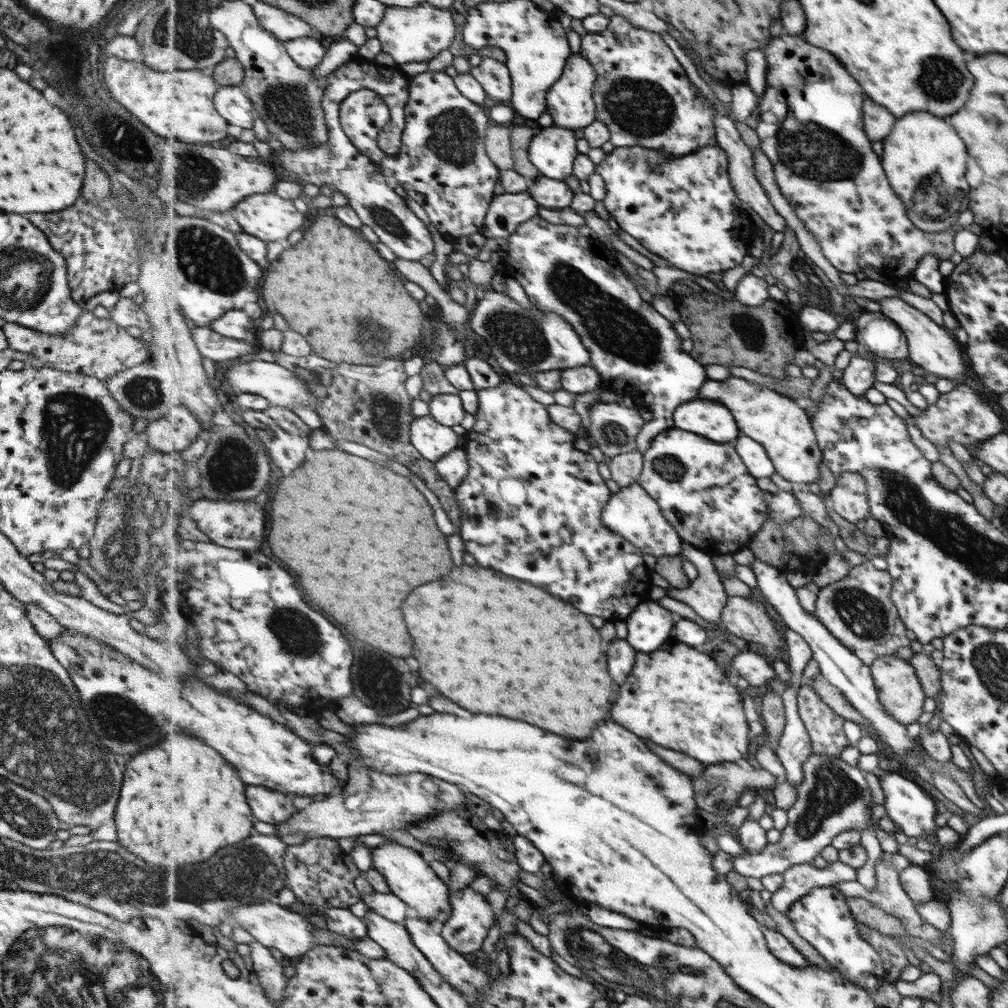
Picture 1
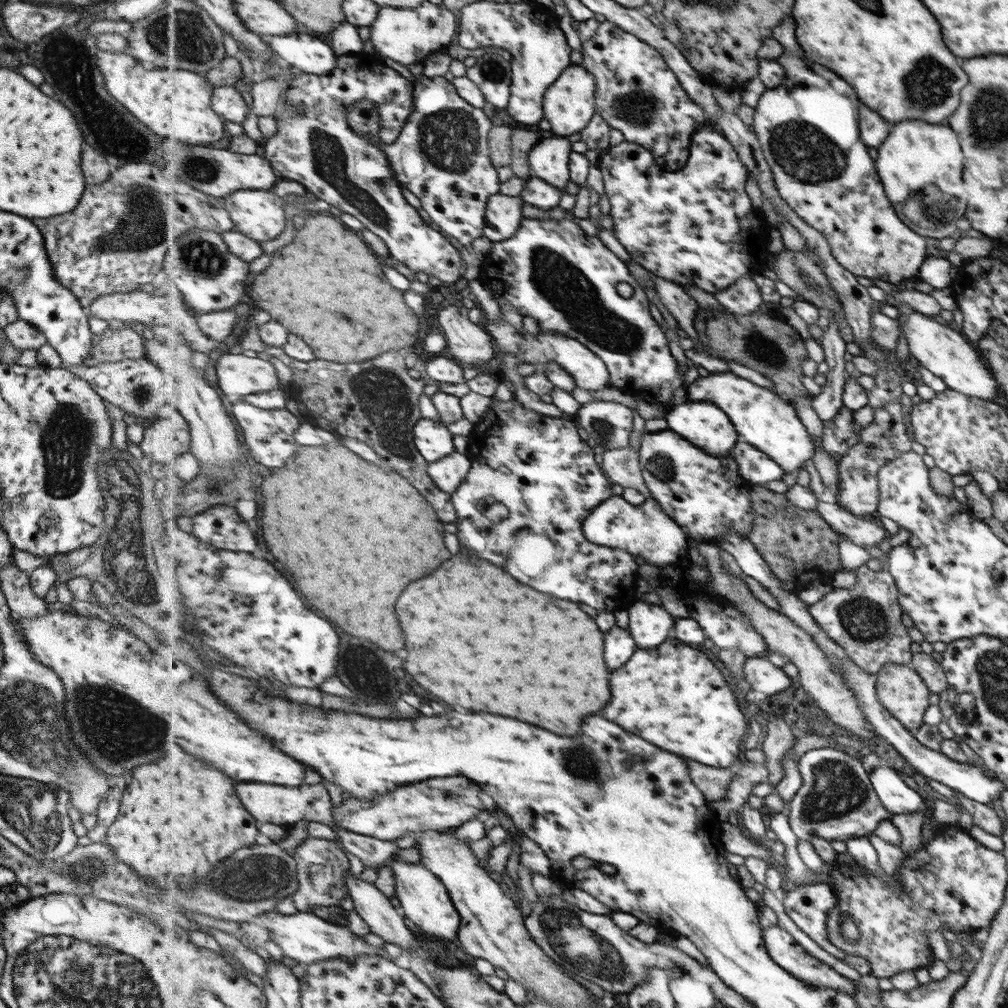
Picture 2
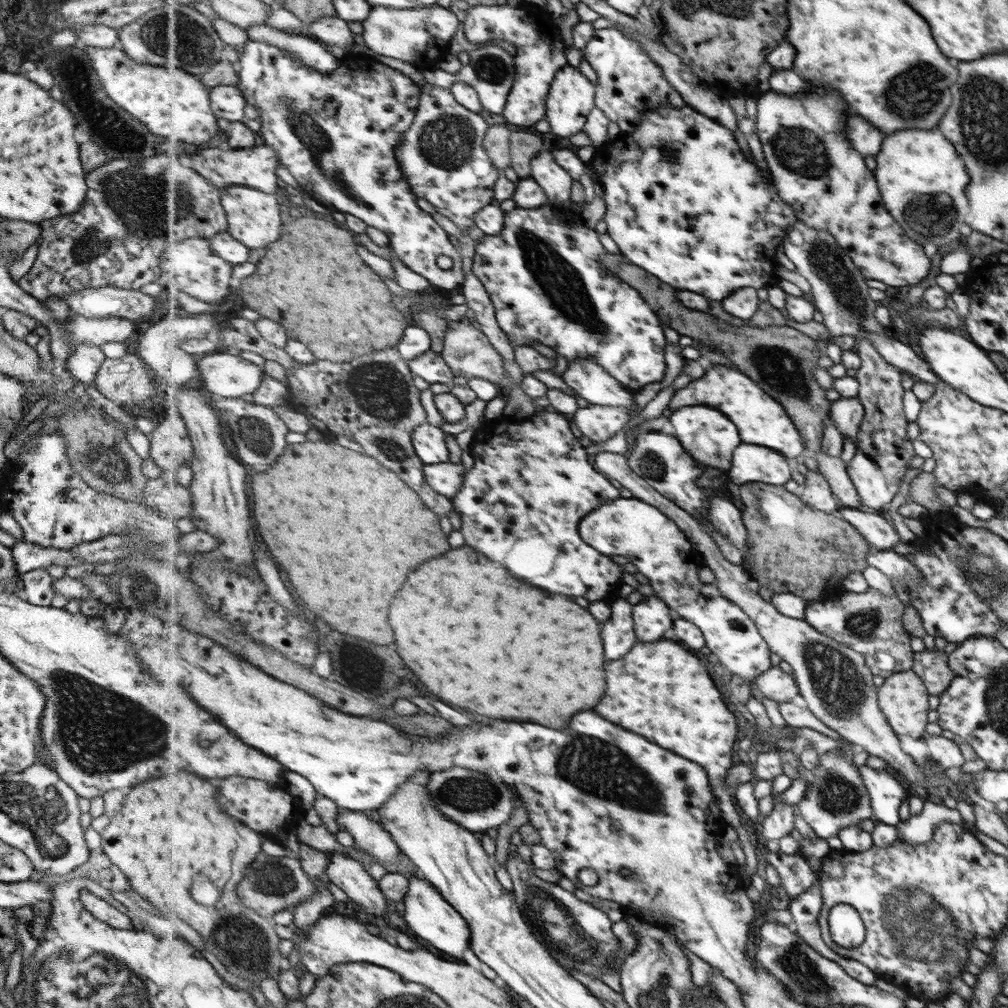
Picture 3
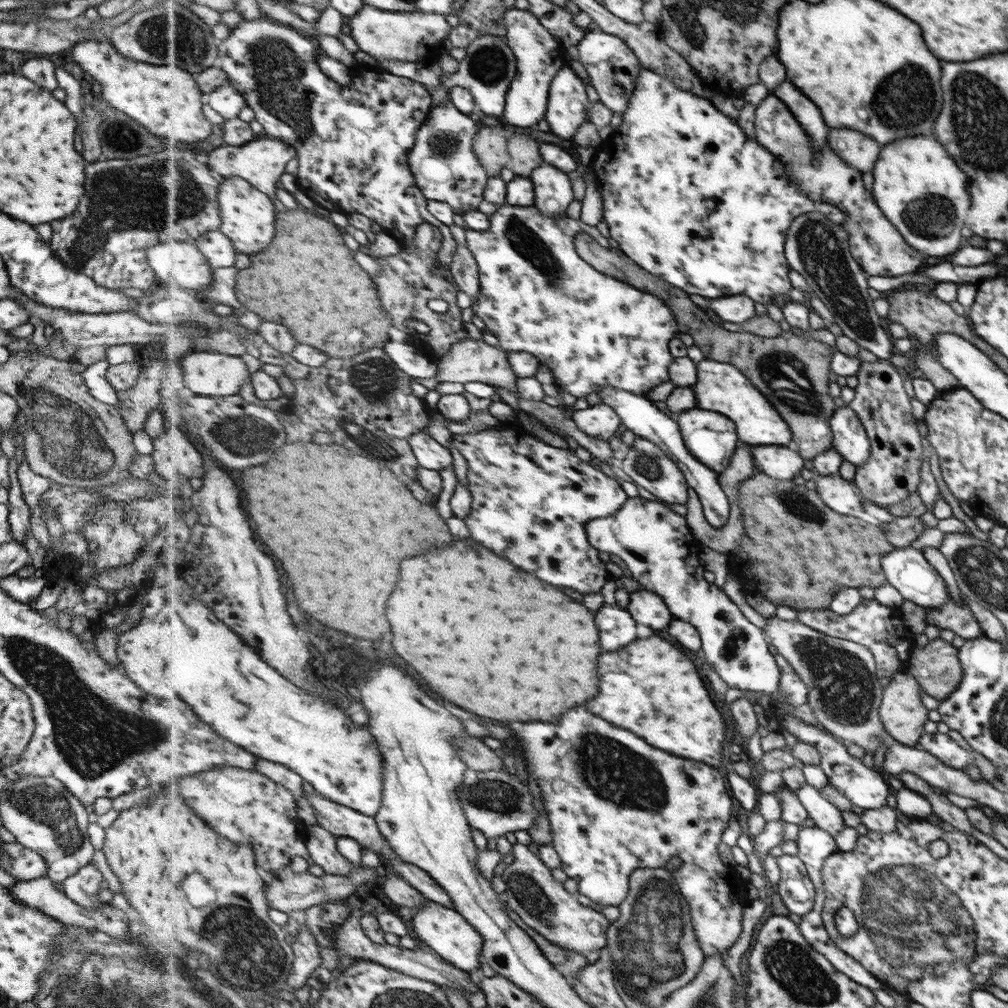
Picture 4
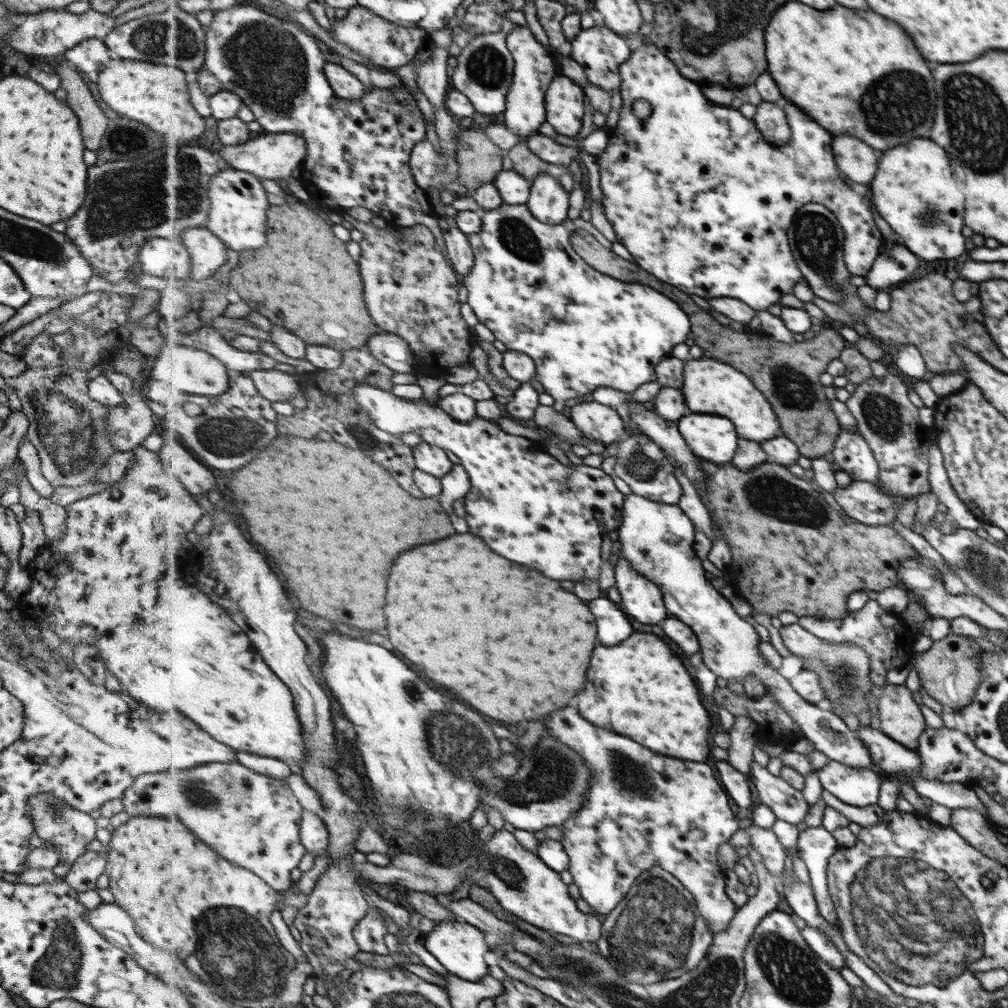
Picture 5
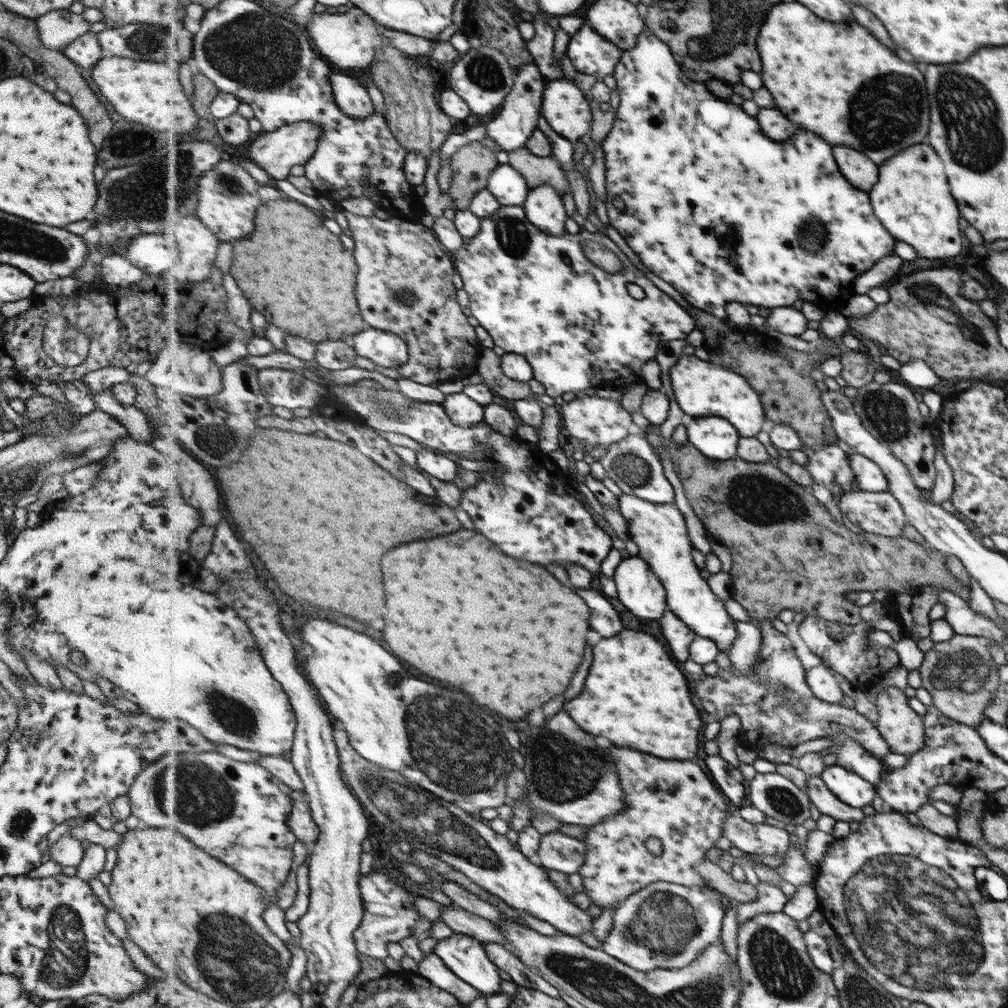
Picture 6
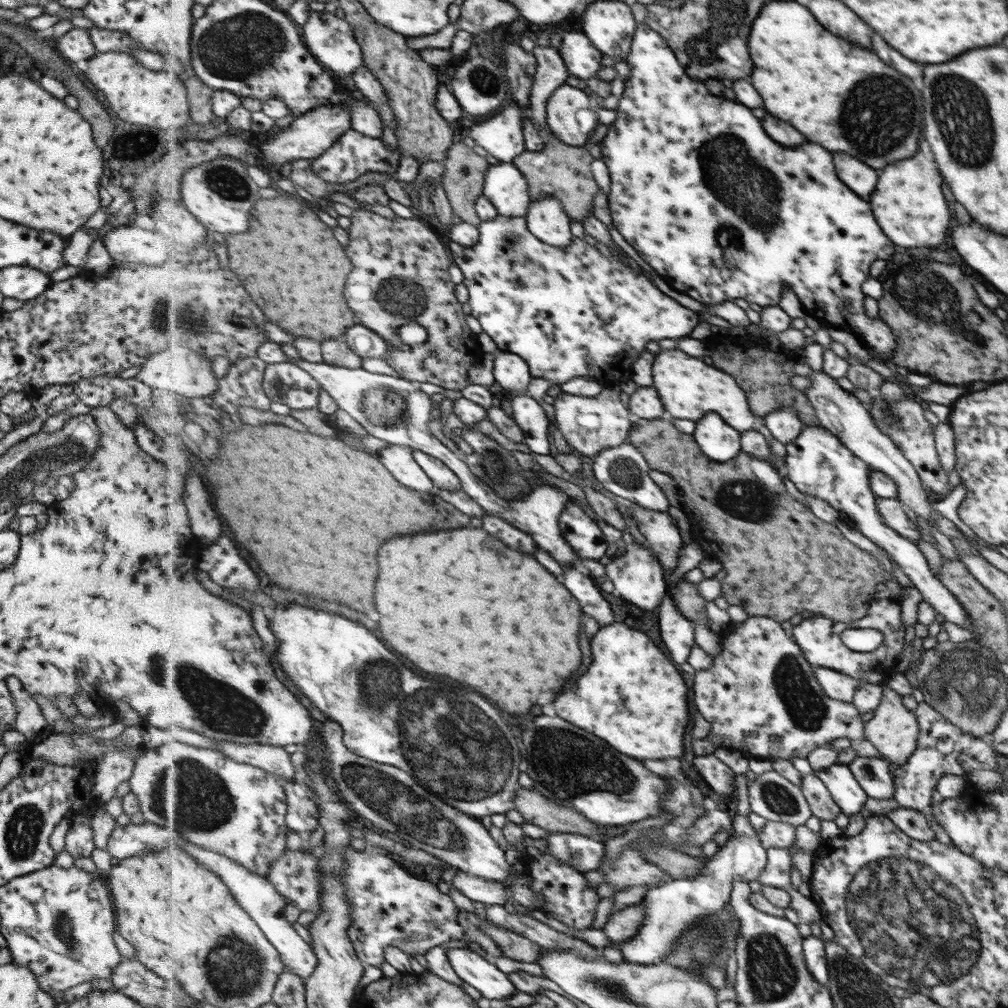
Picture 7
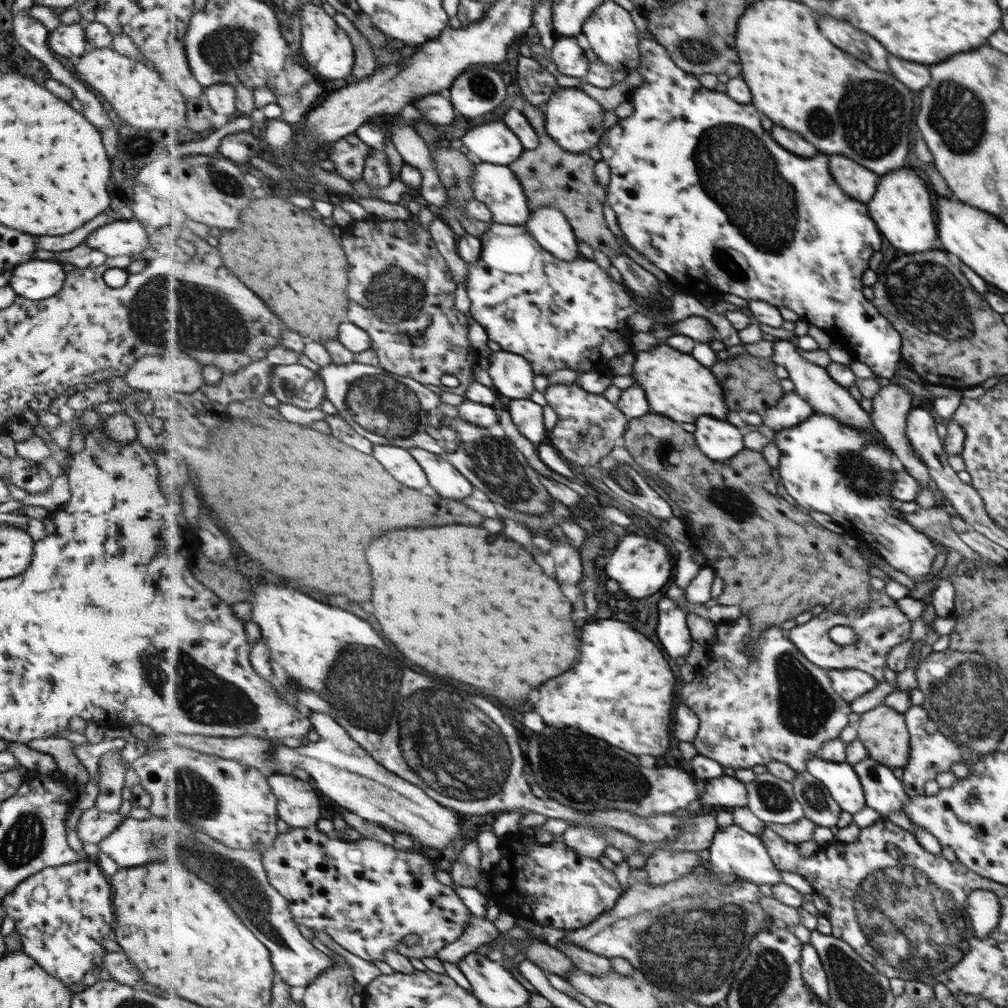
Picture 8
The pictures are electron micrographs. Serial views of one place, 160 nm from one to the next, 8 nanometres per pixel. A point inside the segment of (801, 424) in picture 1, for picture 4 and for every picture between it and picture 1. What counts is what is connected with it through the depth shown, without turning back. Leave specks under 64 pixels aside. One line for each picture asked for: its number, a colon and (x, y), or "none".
2: (764, 419)
3: (762, 420)
4: (723, 387)

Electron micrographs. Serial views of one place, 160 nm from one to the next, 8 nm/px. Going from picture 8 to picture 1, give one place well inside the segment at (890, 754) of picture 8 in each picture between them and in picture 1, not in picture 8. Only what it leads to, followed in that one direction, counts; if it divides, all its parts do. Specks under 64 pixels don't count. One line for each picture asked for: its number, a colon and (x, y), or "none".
1: (899, 692)
2: (900, 691)
3: (901, 698)
4: (902, 714)
5: (899, 717)
6: (899, 726)
7: (892, 730)

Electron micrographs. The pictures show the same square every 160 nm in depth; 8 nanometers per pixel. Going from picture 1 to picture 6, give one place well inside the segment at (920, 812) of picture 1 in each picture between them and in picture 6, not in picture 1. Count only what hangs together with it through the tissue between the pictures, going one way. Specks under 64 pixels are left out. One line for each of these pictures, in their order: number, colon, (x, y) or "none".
2: (895, 798)
3: (885, 794)
4: (866, 790)
5: (858, 787)
6: (851, 789)

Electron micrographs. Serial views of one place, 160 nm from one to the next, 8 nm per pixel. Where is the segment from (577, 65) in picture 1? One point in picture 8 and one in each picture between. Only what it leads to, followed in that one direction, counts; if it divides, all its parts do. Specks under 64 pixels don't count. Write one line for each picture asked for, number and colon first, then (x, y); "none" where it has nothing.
2: (570, 104)
3: (572, 98)
4: (567, 112)
5: (565, 101)
6: (565, 107)
7: (571, 112)
8: (574, 119)

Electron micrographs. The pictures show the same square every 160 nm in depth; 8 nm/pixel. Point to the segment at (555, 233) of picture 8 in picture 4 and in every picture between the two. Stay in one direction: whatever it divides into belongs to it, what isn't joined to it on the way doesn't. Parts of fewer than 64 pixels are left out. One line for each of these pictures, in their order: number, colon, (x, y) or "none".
4: (553, 193)
5: (549, 202)
6: (545, 208)
7: (547, 219)

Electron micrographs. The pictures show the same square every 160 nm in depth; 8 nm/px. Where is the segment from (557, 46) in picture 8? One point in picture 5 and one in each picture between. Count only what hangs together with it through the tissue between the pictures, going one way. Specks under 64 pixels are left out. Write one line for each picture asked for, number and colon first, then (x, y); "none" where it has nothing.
5: (601, 52)
6: (590, 52)
7: (583, 59)

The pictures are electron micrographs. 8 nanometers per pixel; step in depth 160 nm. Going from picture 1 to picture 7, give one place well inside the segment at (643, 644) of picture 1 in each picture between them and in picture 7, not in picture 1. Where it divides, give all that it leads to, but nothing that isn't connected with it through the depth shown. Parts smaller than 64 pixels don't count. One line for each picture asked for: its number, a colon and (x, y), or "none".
2: (650, 624)
3: (652, 619)
4: (647, 608)
5: (645, 601)
6: (640, 589)
7: (638, 574)

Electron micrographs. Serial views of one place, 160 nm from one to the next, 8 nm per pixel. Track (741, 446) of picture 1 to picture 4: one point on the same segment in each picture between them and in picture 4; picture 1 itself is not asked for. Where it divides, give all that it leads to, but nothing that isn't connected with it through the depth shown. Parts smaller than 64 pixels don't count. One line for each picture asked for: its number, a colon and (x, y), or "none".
2: (757, 467)
3: (752, 463)
4: (780, 462)

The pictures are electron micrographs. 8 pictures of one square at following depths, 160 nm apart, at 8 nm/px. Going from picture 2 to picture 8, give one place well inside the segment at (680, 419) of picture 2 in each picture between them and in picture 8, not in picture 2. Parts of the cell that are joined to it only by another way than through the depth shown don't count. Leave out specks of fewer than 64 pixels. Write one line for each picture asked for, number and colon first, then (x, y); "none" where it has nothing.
3: (708, 434)
4: (711, 437)
5: (714, 438)
6: (716, 438)
7: (717, 439)
8: (719, 439)

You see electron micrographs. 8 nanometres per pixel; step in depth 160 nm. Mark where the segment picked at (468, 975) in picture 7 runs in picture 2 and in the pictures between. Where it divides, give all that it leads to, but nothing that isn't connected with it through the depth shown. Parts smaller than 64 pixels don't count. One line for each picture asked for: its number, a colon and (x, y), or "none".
2: (424, 898)
3: (428, 913)
4: (446, 932)
5: (460, 947)
6: (466, 956)

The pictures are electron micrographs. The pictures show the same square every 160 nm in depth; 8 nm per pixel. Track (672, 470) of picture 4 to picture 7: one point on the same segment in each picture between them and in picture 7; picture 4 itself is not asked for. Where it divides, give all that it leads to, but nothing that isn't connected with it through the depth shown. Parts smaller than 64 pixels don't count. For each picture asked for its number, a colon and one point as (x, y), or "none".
5: (641, 462)
6: (633, 464)
7: (623, 470)

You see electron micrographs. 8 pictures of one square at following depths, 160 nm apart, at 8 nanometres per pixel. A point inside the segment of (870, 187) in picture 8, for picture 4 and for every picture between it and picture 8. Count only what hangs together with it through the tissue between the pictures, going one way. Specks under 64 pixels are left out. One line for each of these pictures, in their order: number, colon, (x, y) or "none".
4: (856, 149)
5: (856, 160)
6: (859, 170)
7: (857, 175)

